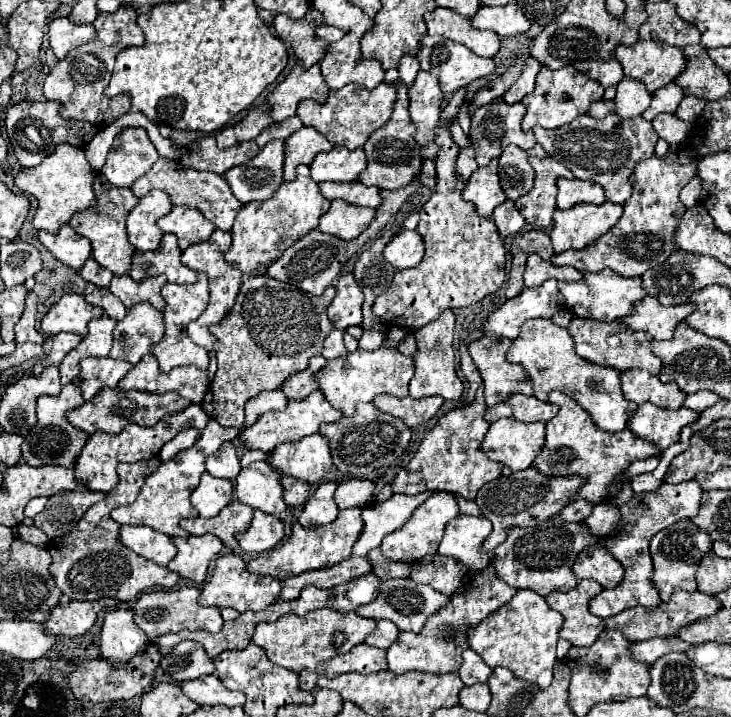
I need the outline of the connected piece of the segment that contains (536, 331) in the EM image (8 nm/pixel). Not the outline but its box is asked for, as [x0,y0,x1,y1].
[507,320,637,432]

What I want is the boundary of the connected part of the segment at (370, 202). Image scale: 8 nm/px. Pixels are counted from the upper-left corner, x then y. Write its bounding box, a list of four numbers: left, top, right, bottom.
[319,182,383,208]

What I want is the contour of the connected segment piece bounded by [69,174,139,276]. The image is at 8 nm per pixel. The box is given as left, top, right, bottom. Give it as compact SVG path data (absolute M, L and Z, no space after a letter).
M97 174L97 178L95 178L95 198L97 198L97 206L89 208L87 212L79 212L79 216L73 216L73 220L69 224L79 236L85 236L91 240L93 258L99 262L99 266L109 268L111 272L115 272L115 276L129 274L131 256L133 256L135 248L127 240L125 218L127 218L129 210L139 202L139 198L131 192L131 188L117 188L117 186L109 184L107 178L101 174Z

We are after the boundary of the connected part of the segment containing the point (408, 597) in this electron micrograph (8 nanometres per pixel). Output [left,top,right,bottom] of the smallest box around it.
[355,578,449,632]

